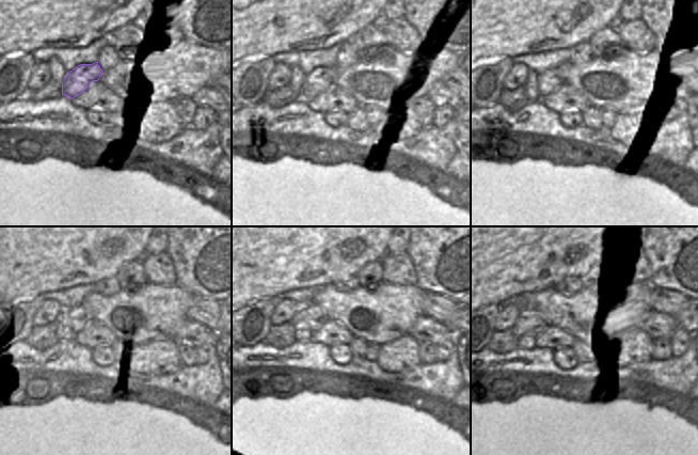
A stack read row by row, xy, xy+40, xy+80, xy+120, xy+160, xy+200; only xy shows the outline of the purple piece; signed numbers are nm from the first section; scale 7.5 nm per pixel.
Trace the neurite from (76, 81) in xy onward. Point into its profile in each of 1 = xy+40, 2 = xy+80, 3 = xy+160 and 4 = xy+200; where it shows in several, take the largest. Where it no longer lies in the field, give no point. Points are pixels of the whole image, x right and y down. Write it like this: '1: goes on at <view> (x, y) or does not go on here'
1: goes on at xy+40 (317, 80)
2: goes on at xy+80 (549, 81)
3: goes on at xy+160 (311, 318)
4: goes on at xy+200 (526, 328)

